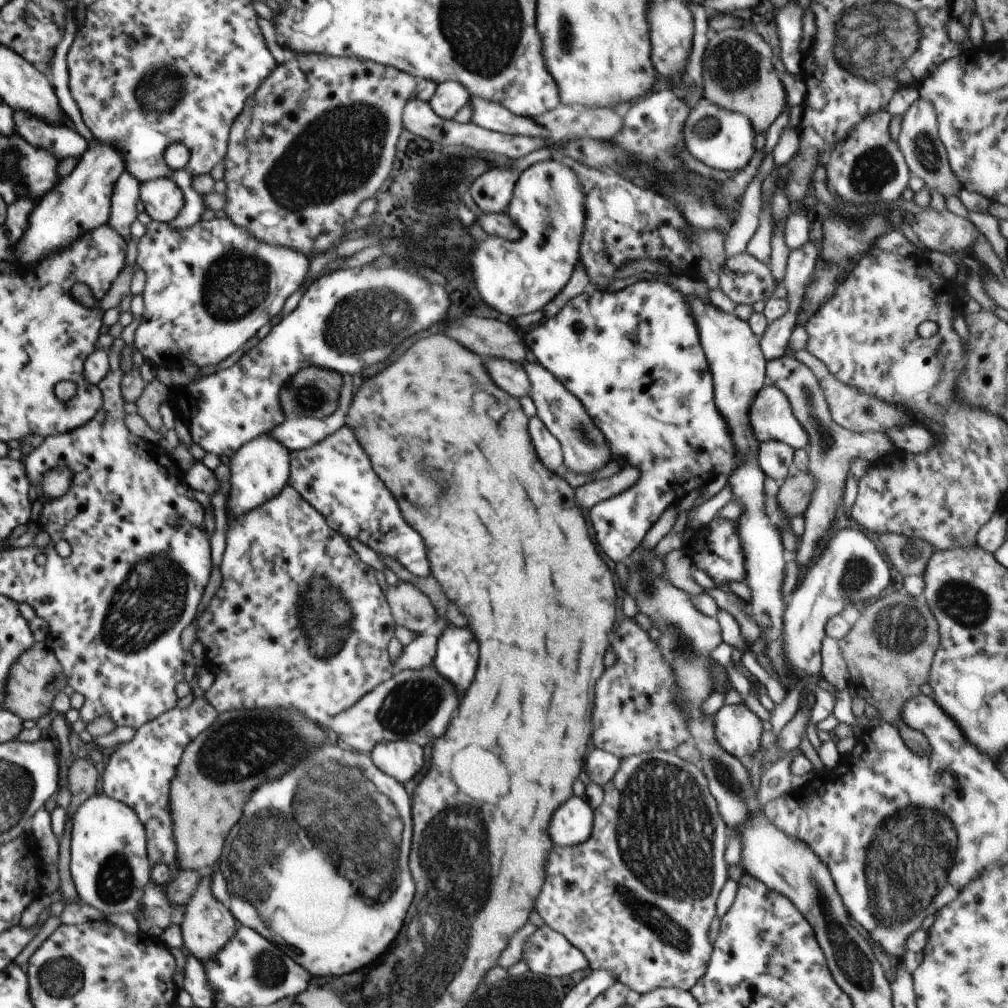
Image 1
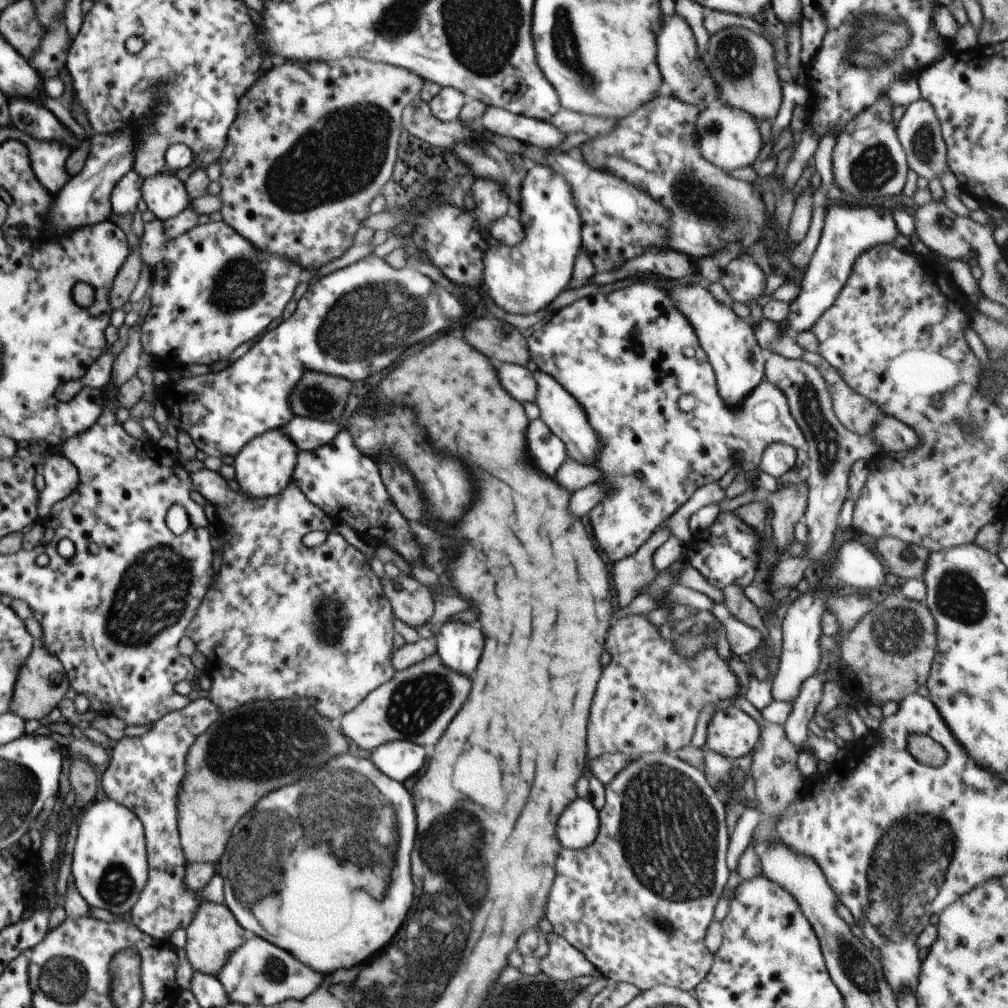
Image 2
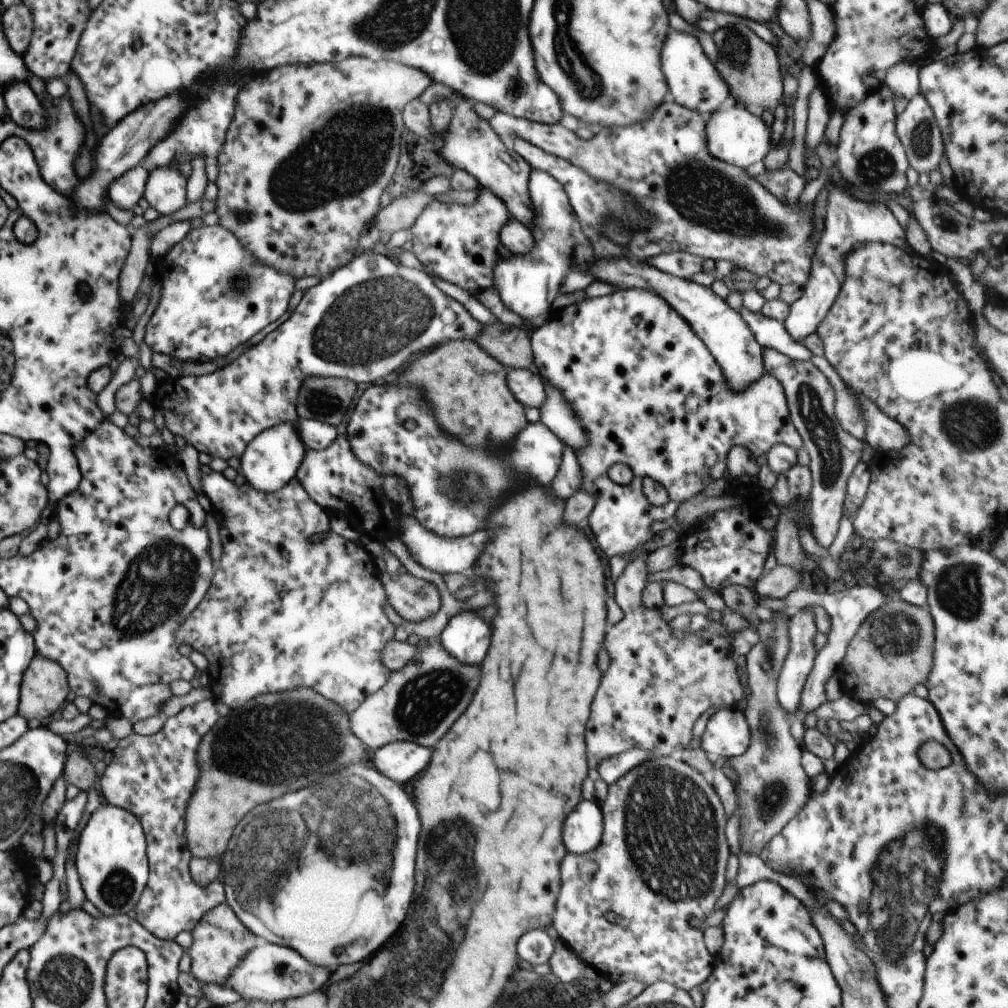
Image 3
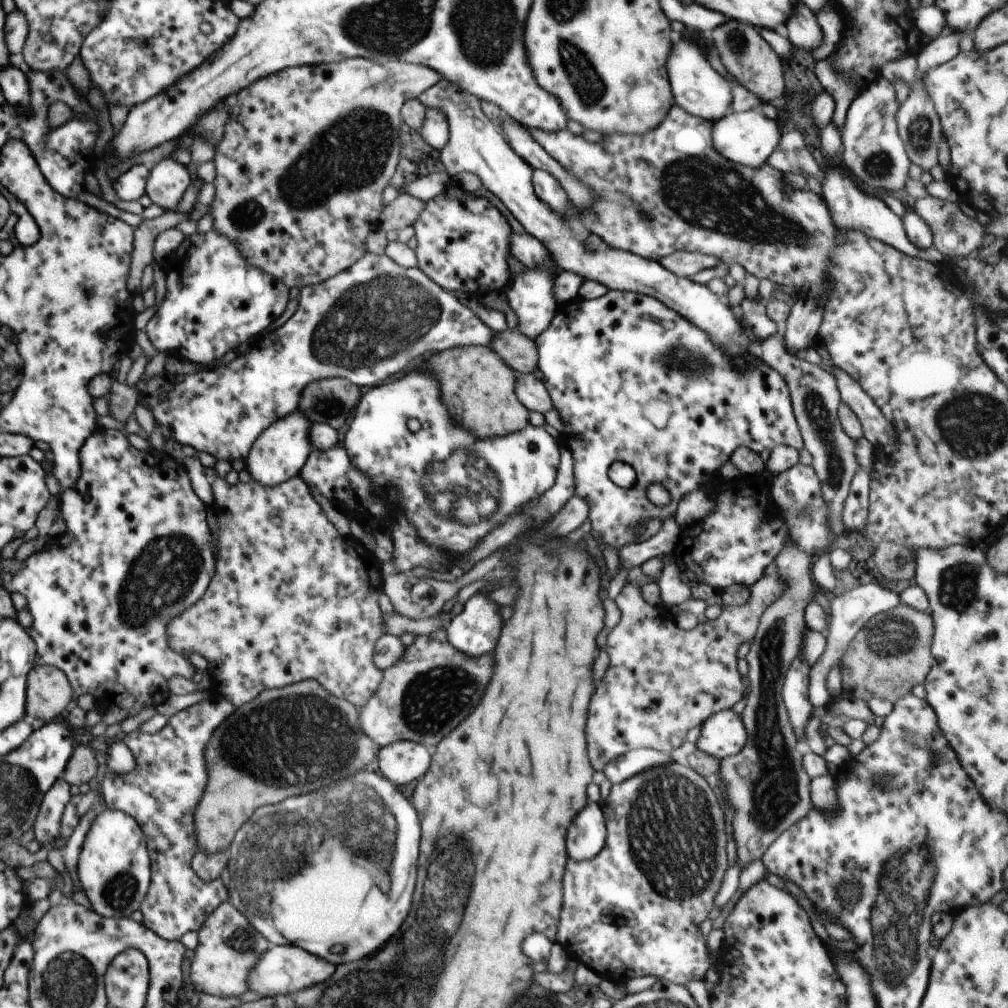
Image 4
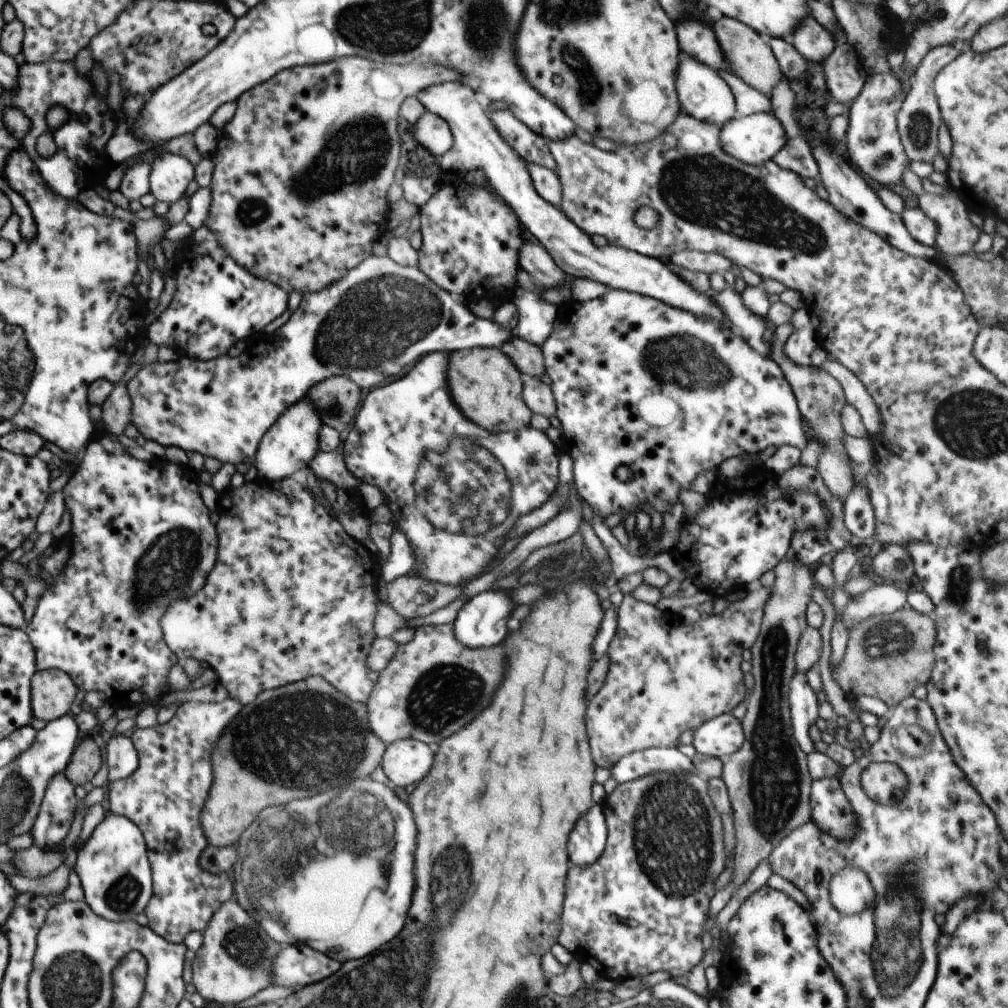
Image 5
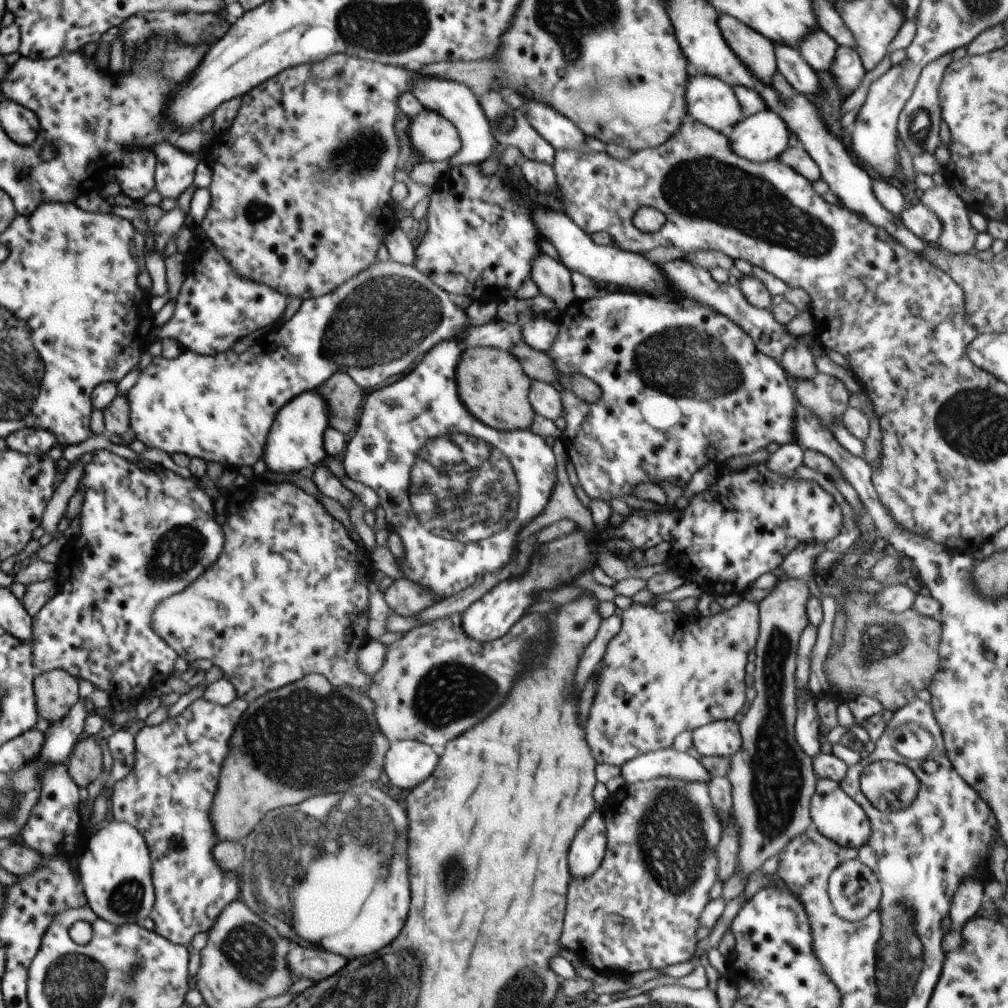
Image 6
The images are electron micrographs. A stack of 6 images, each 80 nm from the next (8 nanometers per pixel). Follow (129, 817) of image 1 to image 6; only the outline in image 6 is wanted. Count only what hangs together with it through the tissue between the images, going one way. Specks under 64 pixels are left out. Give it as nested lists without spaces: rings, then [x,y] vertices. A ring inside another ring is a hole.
[[[115,819],[104,822],[96,834],[87,838],[78,863],[83,895],[96,916],[118,927],[139,925],[150,917],[155,900],[152,864],[146,842],[134,826]]]

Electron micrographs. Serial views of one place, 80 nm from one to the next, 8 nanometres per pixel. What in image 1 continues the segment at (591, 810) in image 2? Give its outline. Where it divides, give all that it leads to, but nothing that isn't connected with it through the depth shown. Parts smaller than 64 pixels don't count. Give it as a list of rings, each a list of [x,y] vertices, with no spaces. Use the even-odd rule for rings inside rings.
[[[570,798],[562,804],[550,822],[550,836],[554,844],[577,847],[592,834],[594,812],[582,798]]]

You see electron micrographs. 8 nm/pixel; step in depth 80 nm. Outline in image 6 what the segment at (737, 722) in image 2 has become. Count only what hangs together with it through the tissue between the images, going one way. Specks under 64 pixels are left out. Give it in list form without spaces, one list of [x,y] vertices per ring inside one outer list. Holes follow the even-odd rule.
[[[716,720],[692,732],[693,747],[700,756],[732,757],[742,748],[739,724],[734,720]]]

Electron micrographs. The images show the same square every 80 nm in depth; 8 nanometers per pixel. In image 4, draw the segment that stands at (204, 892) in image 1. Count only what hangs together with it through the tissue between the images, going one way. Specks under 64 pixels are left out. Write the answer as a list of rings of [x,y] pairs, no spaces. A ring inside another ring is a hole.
[[[230,900],[215,908],[198,932],[199,943],[194,950],[188,979],[194,990],[220,998],[242,996],[248,992],[248,979],[253,967],[270,947],[276,946],[256,930]]]

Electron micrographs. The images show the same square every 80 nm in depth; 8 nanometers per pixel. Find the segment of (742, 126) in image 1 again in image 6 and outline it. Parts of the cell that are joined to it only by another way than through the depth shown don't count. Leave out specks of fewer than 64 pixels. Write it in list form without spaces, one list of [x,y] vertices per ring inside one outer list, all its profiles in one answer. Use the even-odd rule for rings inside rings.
[[[766,109],[741,119],[732,128],[728,142],[736,156],[764,163],[778,159],[788,147],[790,135],[784,120],[776,112]]]

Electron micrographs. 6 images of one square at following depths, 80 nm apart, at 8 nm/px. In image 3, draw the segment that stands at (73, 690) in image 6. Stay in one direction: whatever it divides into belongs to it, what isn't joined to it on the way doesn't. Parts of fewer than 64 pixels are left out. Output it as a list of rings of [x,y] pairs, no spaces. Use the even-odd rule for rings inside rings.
[[[36,655],[23,674],[17,714],[23,716],[27,721],[36,720],[36,718],[42,720],[52,716],[56,710],[60,711],[71,698],[67,674],[62,666],[56,661]]]

